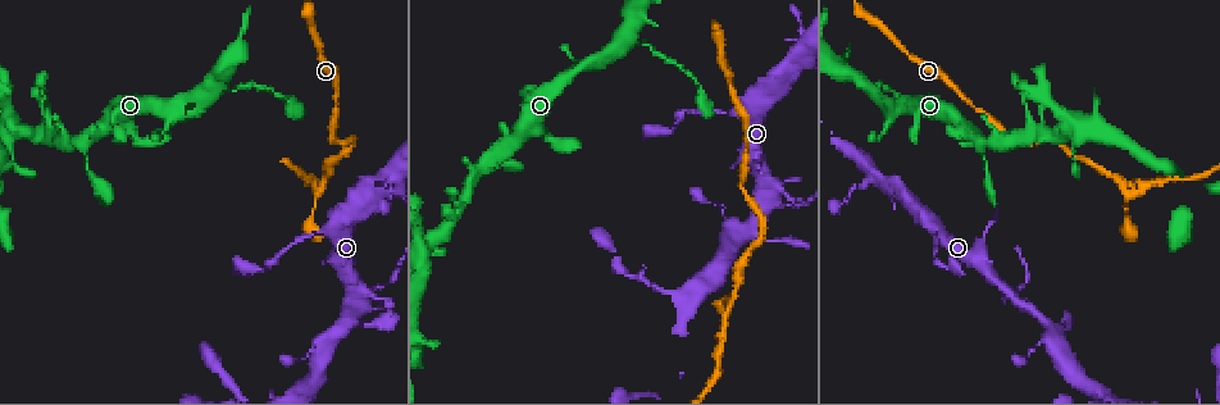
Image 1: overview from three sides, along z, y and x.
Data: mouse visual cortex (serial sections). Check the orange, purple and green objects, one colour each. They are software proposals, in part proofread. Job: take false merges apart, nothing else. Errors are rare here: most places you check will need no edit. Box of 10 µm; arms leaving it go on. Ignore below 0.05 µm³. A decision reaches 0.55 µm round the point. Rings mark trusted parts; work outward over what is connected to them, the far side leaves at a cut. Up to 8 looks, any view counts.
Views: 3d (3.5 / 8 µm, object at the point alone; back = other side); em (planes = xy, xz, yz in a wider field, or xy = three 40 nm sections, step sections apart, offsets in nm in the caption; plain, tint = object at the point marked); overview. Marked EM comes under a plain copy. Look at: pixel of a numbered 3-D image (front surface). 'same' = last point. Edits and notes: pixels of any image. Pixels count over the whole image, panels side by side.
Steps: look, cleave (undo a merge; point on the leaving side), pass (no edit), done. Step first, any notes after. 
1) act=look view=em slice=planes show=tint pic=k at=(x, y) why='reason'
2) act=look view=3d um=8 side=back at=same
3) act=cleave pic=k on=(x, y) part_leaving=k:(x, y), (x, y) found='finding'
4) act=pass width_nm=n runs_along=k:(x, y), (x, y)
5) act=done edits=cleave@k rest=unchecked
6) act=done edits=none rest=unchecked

act=look view=3d um=3.5 side=back pic=1 at=(978, 143) why='three-way junction'

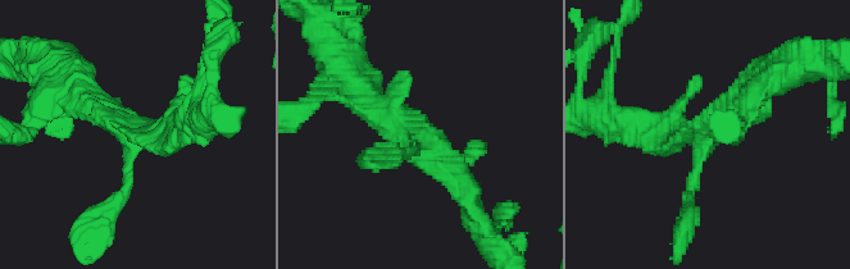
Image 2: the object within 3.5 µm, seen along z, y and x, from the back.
act=pass runs_along=2:(363, 92), (442, 151), (469, 200) found='all the same cell'

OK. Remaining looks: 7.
act=look view=3d um=3.5 pic=1 at=(716, 112) why='sharp bend'

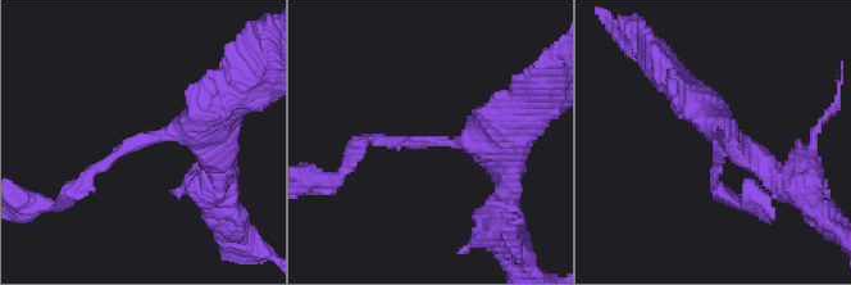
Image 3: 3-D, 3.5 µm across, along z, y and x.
act=look view=em slice=xy step=2 show=tint pic=3 at=(718, 141) arm_widths_nm=150,350 why='now the EM'

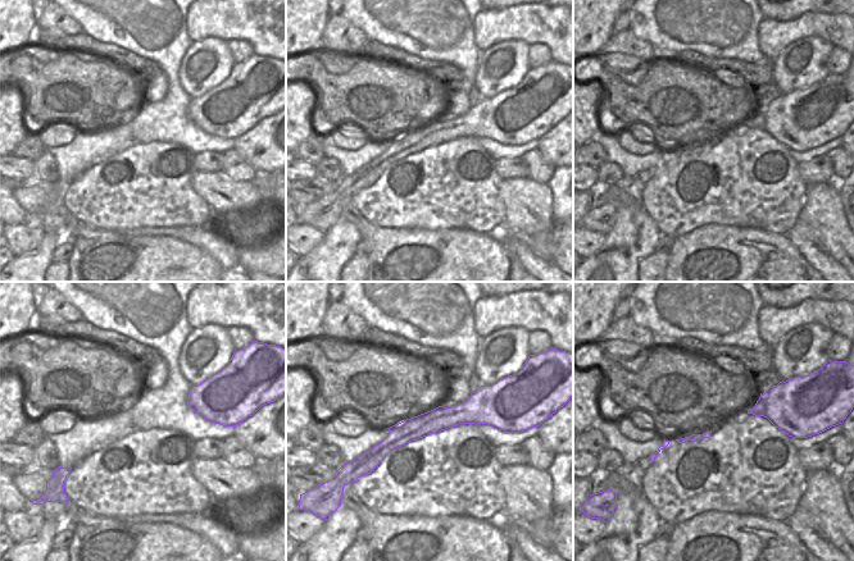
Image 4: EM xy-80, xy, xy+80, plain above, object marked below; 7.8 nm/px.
act=pass runs_along=3:(209, 150), (178, 126), (119, 150), (72, 194) found='continuous, no second cell'

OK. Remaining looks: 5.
act=look view=em slice=xy step=5 show=tint pic=1 at=(1125, 190) why='three arms meet'

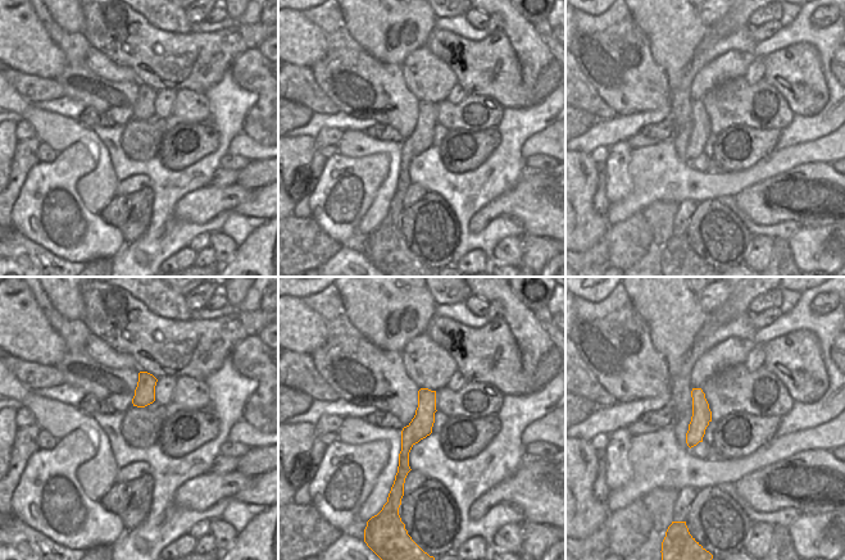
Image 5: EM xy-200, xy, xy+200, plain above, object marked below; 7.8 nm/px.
act=look view=3d um=3.5 at=same why='wider look'

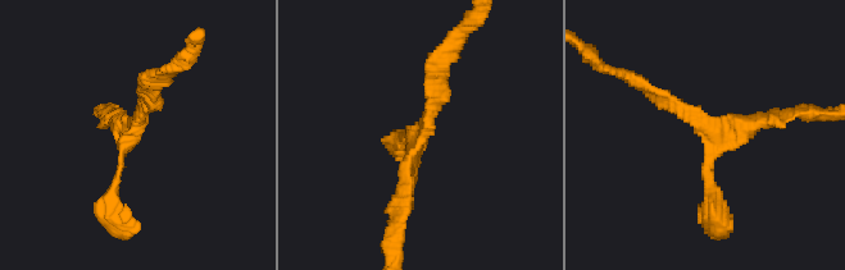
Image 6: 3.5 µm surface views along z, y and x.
act=pass arms=3 arm_widths_nm=150,200,200 runs_along=6:(439, 74), (403, 211) found='continuous, no second cell'

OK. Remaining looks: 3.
act=done edits=none rest=unchecked

